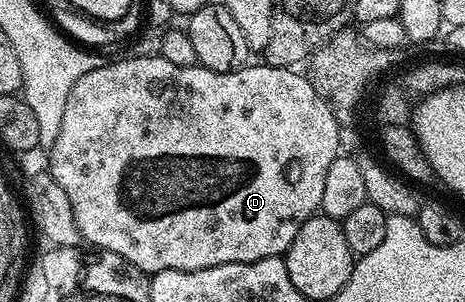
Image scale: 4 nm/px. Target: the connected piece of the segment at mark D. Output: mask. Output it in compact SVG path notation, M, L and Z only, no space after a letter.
M152 55L127 57L124 61L108 60L101 67L81 75L81 79L73 83L73 91L69 91L69 103L65 103L65 115L61 118L61 132L49 146L49 172L69 197L80 238L103 249L99 251L122 259L132 270L143 275L154 275L166 269L208 269L225 263L283 257L293 239L297 239L297 231L320 212L325 174L333 159L341 153L341 128L337 119L329 111L325 99L314 90L312 82L297 72L294 68L248 63L237 71L218 73L198 63L177 67L177 63L169 63L169 59Z

